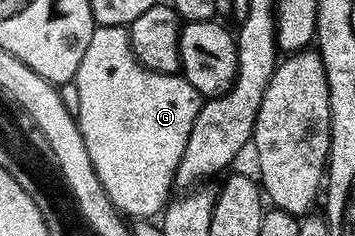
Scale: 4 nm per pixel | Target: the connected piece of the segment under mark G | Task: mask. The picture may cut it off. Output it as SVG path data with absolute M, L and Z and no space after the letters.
M96 26L93 38L89 38L89 47L85 49L85 58L81 58L81 66L77 66L75 99L80 104L78 114L79 129L85 138L85 146L89 149L89 158L93 158L93 170L97 170L97 178L101 178L101 186L115 203L115 207L127 218L155 218L162 213L169 203L175 183L175 171L181 162L181 154L185 154L185 142L189 142L189 130L193 130L193 118L197 118L201 97L192 84L181 74L170 72L154 72L143 65L133 54L131 43L127 37L127 28L117 26Z

